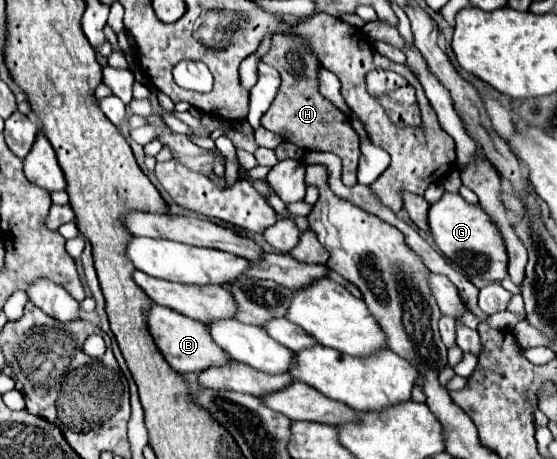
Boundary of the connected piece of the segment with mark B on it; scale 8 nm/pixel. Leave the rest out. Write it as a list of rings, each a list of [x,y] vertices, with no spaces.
[[[153,305],[149,311],[149,331],[157,343],[157,347],[161,349],[161,353],[165,355],[167,363],[179,371],[179,373],[197,373],[197,371],[205,371],[205,367],[215,367],[221,363],[227,363],[231,357],[227,351],[223,351],[221,347],[217,347],[213,343],[213,337],[209,335],[209,327],[201,321],[193,321],[169,307],[161,307],[161,305]]]

